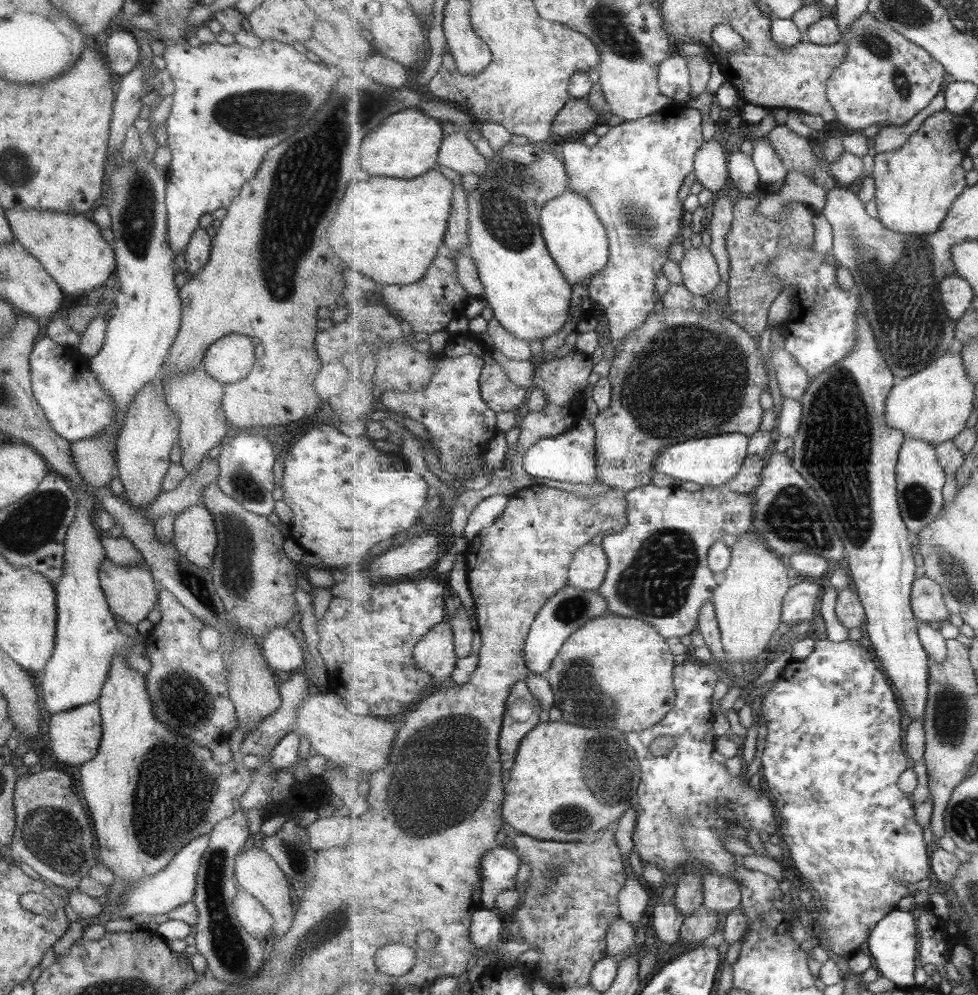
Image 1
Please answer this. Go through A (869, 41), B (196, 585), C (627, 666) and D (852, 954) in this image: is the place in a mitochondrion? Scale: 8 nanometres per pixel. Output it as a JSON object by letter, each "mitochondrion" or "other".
{"A":"mitochondrion","B":"mitochondrion","C":"other","D":"other"}

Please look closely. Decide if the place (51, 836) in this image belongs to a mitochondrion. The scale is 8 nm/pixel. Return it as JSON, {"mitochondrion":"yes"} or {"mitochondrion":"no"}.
{"mitochondrion":"yes"}

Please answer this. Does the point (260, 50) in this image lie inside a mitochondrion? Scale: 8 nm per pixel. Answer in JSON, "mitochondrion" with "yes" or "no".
{"mitochondrion":"no"}

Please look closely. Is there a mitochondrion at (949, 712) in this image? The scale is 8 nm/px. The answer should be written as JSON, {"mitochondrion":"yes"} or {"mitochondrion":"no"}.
{"mitochondrion":"yes"}

